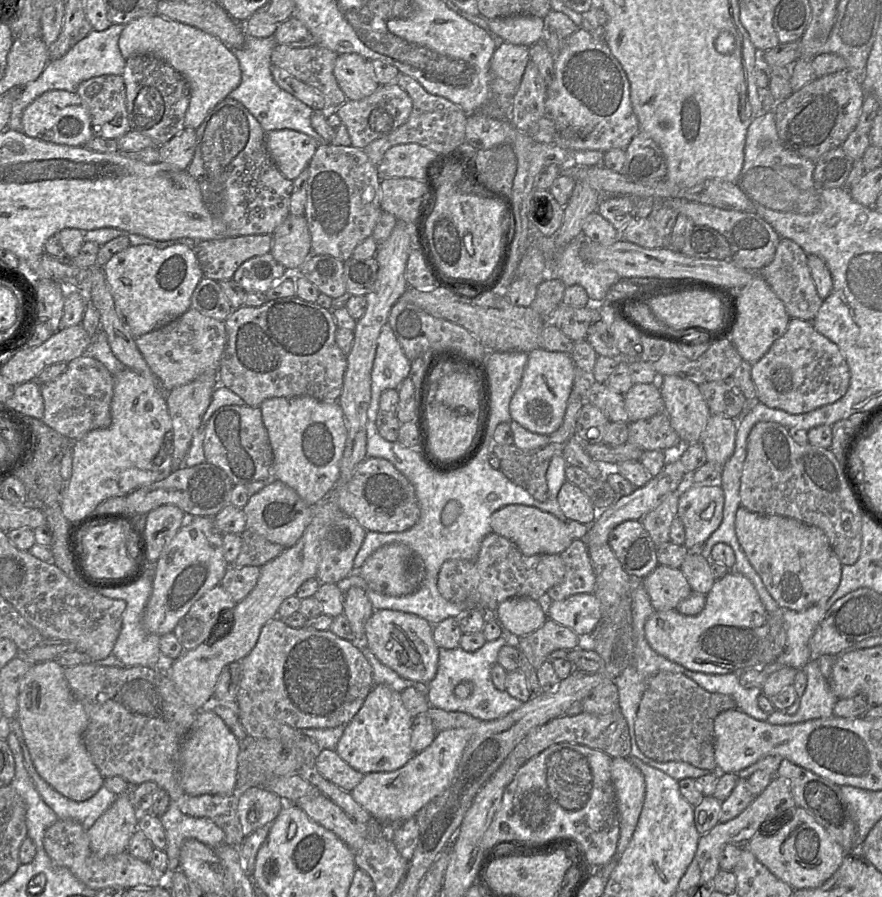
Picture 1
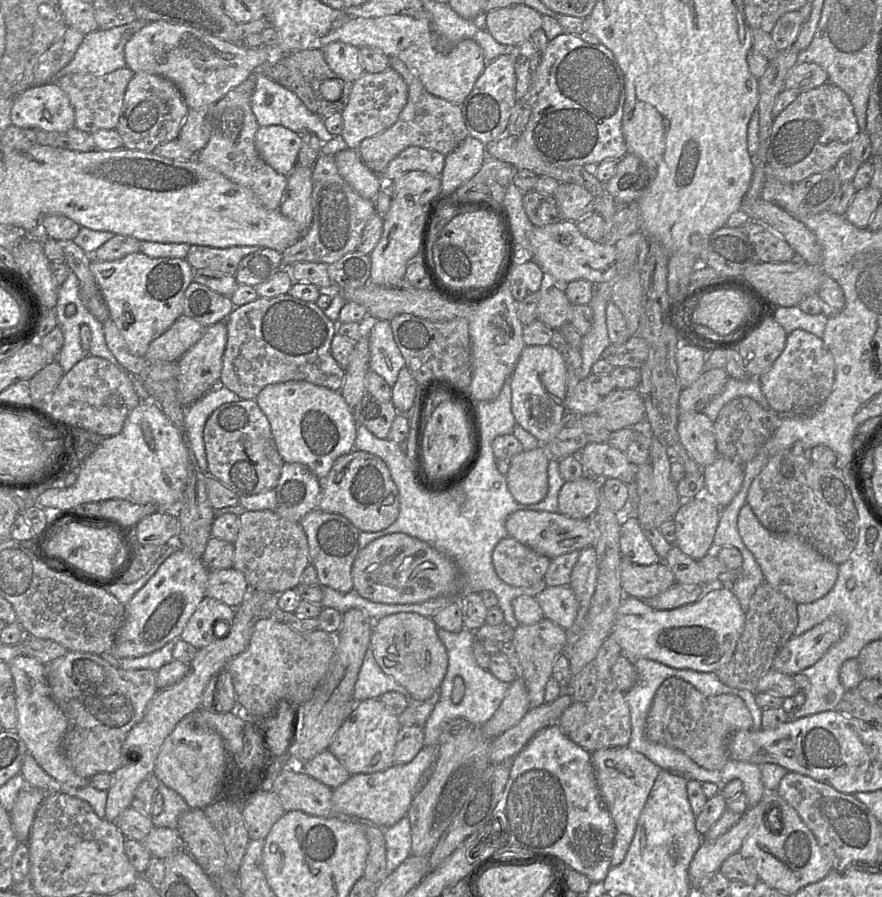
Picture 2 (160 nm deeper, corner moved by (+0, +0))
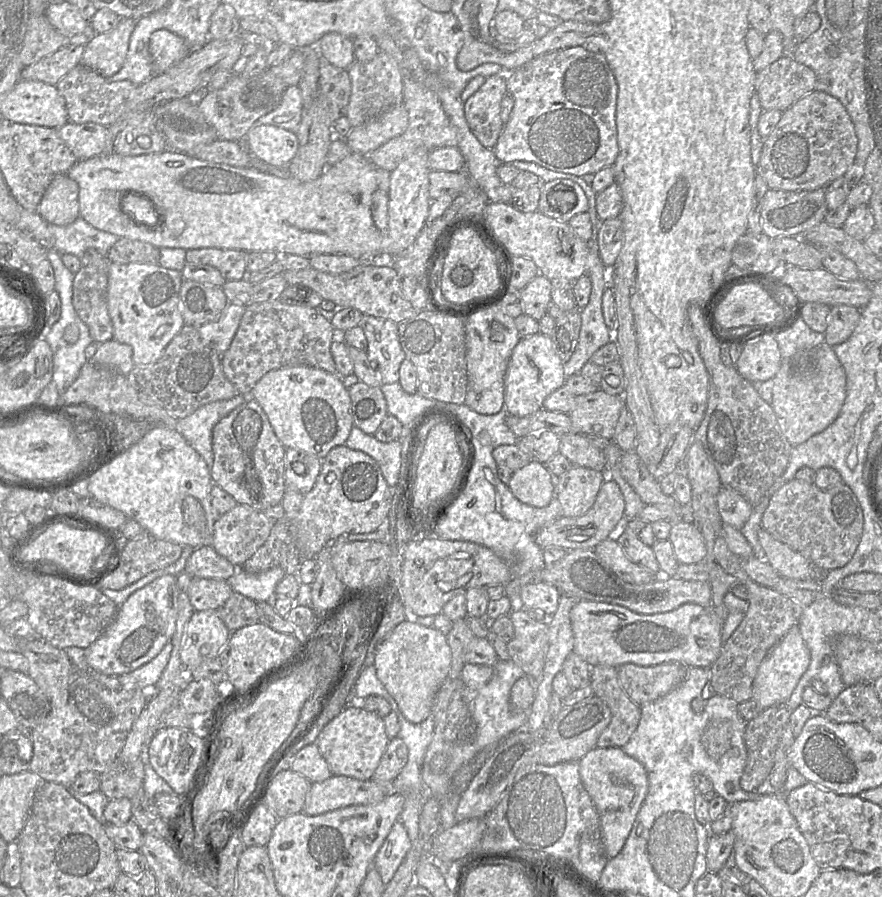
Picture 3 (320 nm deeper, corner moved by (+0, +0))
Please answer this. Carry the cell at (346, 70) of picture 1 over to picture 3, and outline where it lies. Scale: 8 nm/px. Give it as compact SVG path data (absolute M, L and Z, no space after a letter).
M327 33L317 43L322 59L331 65L348 69L355 61L353 38L339 33Z

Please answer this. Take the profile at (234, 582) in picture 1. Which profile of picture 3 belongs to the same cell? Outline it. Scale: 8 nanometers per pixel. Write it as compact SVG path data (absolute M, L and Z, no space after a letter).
M193 577L188 595L195 611L216 610L223 606L233 593L226 580Z

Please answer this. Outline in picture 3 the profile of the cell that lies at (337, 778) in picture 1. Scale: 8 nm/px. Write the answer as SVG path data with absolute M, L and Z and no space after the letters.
M316 743L305 746L296 754L291 770L311 783L323 782L333 775Z

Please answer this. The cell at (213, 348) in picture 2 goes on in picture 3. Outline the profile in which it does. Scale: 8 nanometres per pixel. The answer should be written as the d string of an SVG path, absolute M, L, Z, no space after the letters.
M229 303L216 320L197 327L201 340L222 356L230 347L245 308L246 305Z

